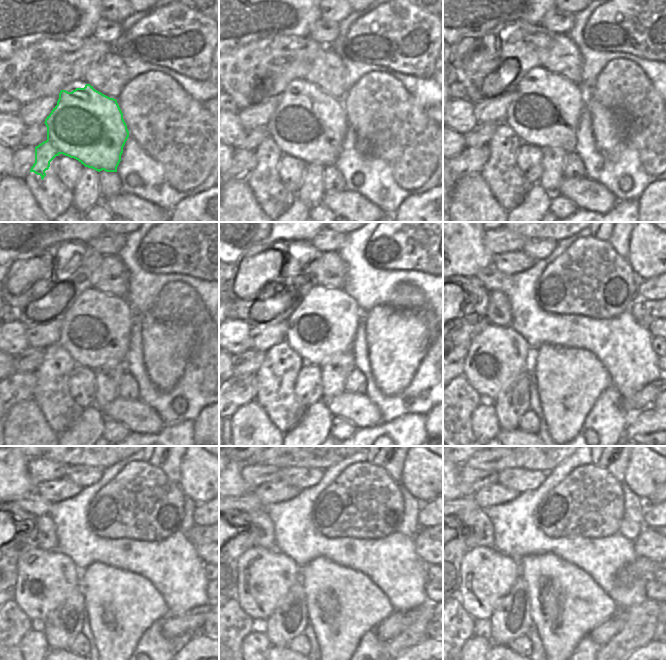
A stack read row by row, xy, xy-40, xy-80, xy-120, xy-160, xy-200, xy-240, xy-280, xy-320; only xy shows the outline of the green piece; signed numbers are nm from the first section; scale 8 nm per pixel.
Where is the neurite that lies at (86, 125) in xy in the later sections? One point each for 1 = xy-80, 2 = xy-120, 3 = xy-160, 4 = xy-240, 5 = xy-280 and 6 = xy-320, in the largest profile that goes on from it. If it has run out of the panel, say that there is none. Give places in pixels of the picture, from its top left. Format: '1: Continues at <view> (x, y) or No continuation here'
1: Continues at xy-80 (537, 119)
2: Continues at xy-120 (83, 342)
3: Continues at xy-160 (302, 345)
4: Continues at xy-240 (45, 578)
5: Continues at xy-280 (264, 577)
6: Continues at xy-320 (487, 575).

